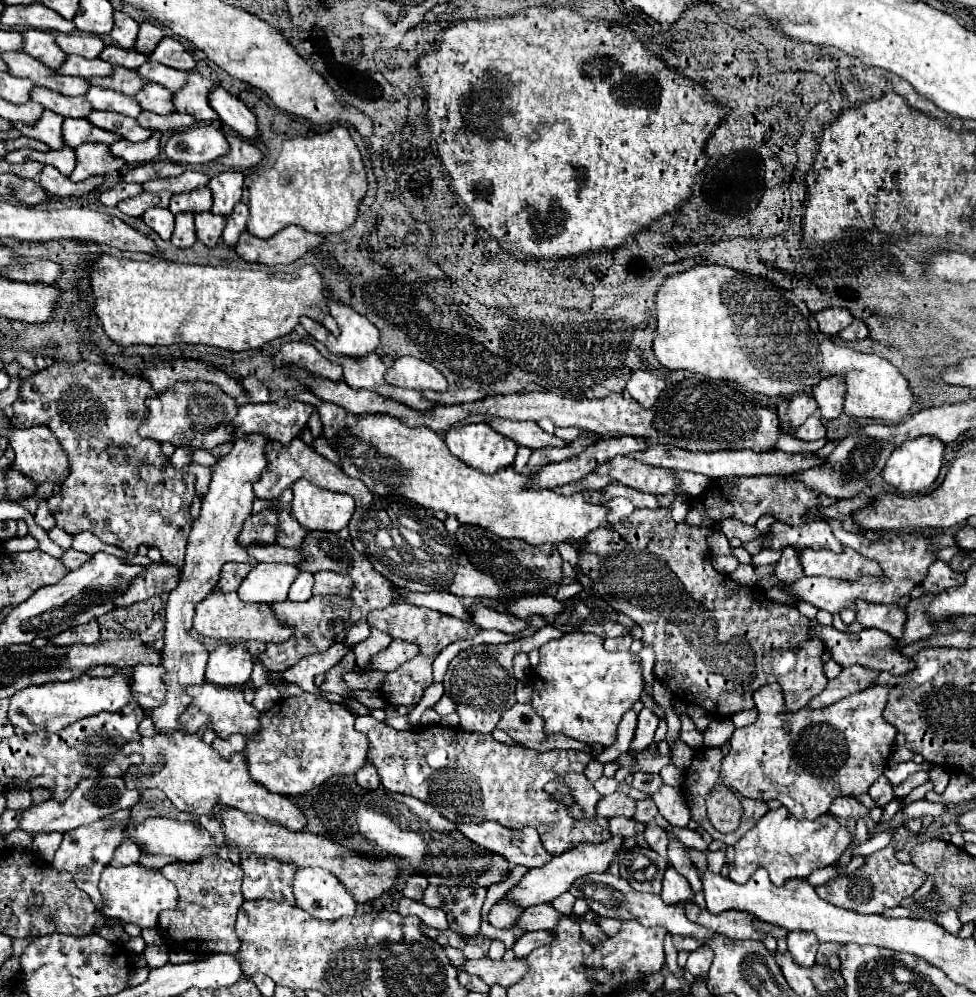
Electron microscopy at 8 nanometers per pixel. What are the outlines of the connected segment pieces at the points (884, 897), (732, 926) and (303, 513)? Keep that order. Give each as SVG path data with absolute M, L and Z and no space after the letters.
M887 846L875 854L869 856L869 860L883 860L881 864L867 864L867 872L855 870L853 874L839 874L837 878L829 880L823 886L817 886L817 894L827 900L833 906L845 908L845 910L853 910L859 914L881 914L887 908L899 906L899 902L913 894L917 888L921 888L921 884L925 882L925 874L909 864L901 864L895 860L895 848Z
M687 902L685 906L685 914L691 922L697 922L705 928L715 930L717 934L735 938L735 940L745 940L745 938L761 938L761 934L753 928L753 916L747 912L739 912L739 910L729 910L723 914L711 914L709 910L701 910L697 904Z
M297 480L293 484L291 514L307 530L339 532L347 526L353 510L355 502L347 494L317 488L309 480Z

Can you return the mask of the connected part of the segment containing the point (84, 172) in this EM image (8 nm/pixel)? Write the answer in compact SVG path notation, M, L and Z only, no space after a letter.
M93 142L79 144L75 148L75 156L77 156L77 166L69 176L73 182L85 180L95 174L107 174L111 170L119 170L125 166L121 158L109 152L107 144L93 144Z

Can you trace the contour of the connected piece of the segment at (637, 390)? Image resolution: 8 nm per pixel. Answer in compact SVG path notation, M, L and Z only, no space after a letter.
M637 370L627 382L629 396L635 398L643 408L651 408L663 388L665 388L665 380L657 378L649 370Z

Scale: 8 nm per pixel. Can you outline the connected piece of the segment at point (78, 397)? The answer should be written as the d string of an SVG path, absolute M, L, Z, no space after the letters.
M55 360L51 366L47 366L45 370L37 372L37 374L31 374L29 378L21 380L21 388L19 388L19 398L17 402L13 404L13 418L11 418L11 424L17 426L17 428L29 428L29 426L37 426L37 424L43 424L47 428L51 428L51 432L57 436L59 444L63 446L63 452L67 454L67 460L69 460L69 474L65 478L65 482L61 484L61 492L59 496L51 496L49 498L49 510L51 514L55 516L57 520L57 526L61 530L65 530L67 534L79 534L81 530L89 530L93 534L97 534L105 544L115 544L119 546L121 550L125 550L127 554L137 554L137 548L139 544L145 544L145 546L157 546L163 554L163 560L167 560L169 564L173 566L183 566L183 558L185 558L185 546L187 546L187 536L189 536L189 528L193 526L193 518L189 514L189 508L191 508L191 500L195 496L195 476L189 474L189 472L177 472L175 468L171 468L167 464L167 458L163 456L161 452L161 444L159 442L151 442L147 438L141 438L137 434L137 428L147 422L147 406L145 406L145 400L147 398L153 398L157 396L157 392L151 388L151 384L145 380L145 378L139 378L139 376L131 376L131 374L125 374L113 366L101 366L101 364L91 364L91 362L65 362L65 360Z

